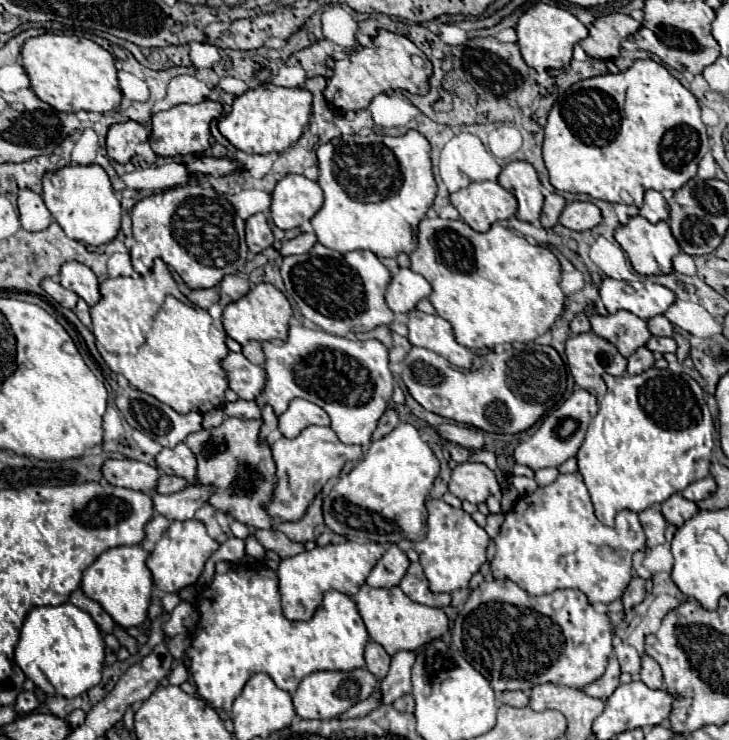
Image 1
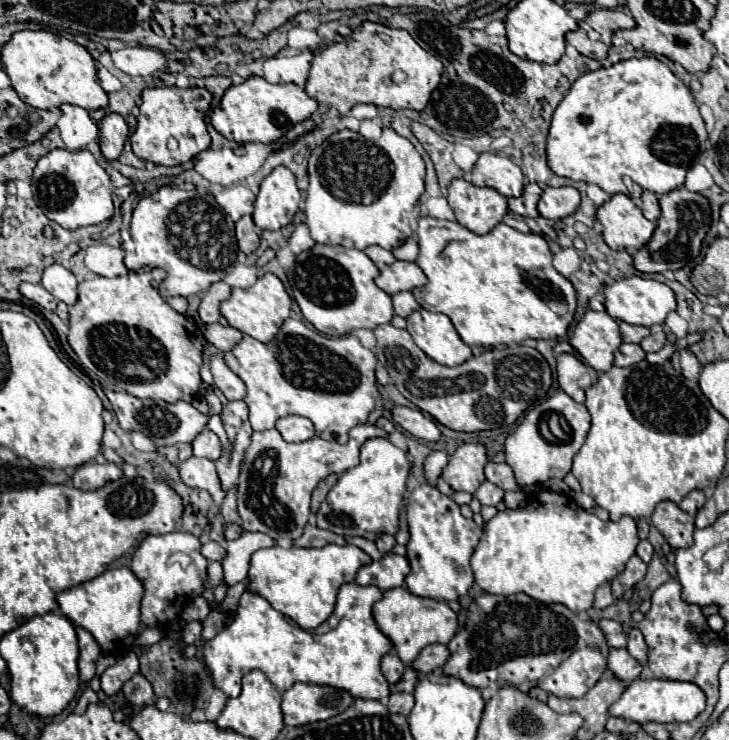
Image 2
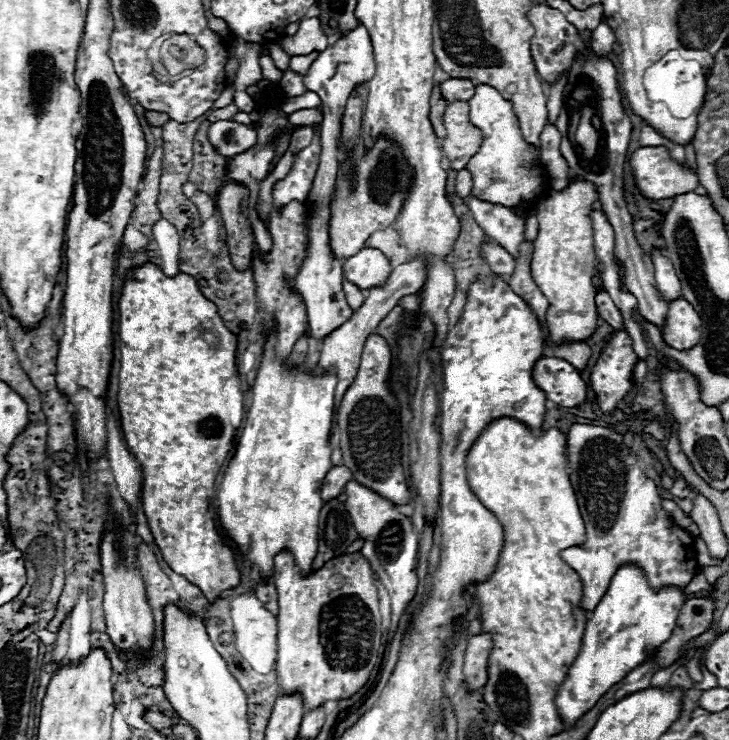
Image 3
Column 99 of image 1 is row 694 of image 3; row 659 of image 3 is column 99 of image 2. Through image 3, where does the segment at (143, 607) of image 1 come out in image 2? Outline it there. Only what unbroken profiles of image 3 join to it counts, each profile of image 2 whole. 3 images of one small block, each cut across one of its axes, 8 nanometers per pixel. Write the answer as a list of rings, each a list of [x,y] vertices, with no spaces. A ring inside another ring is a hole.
[[[124,566],[116,570],[106,570],[94,580],[68,588],[60,592],[56,600],[58,600],[62,616],[66,616],[74,626],[88,630],[98,642],[98,646],[102,648],[102,654],[118,658],[130,652],[134,646],[134,640],[140,628],[142,594],[144,594],[142,582],[132,574],[130,568]]]

